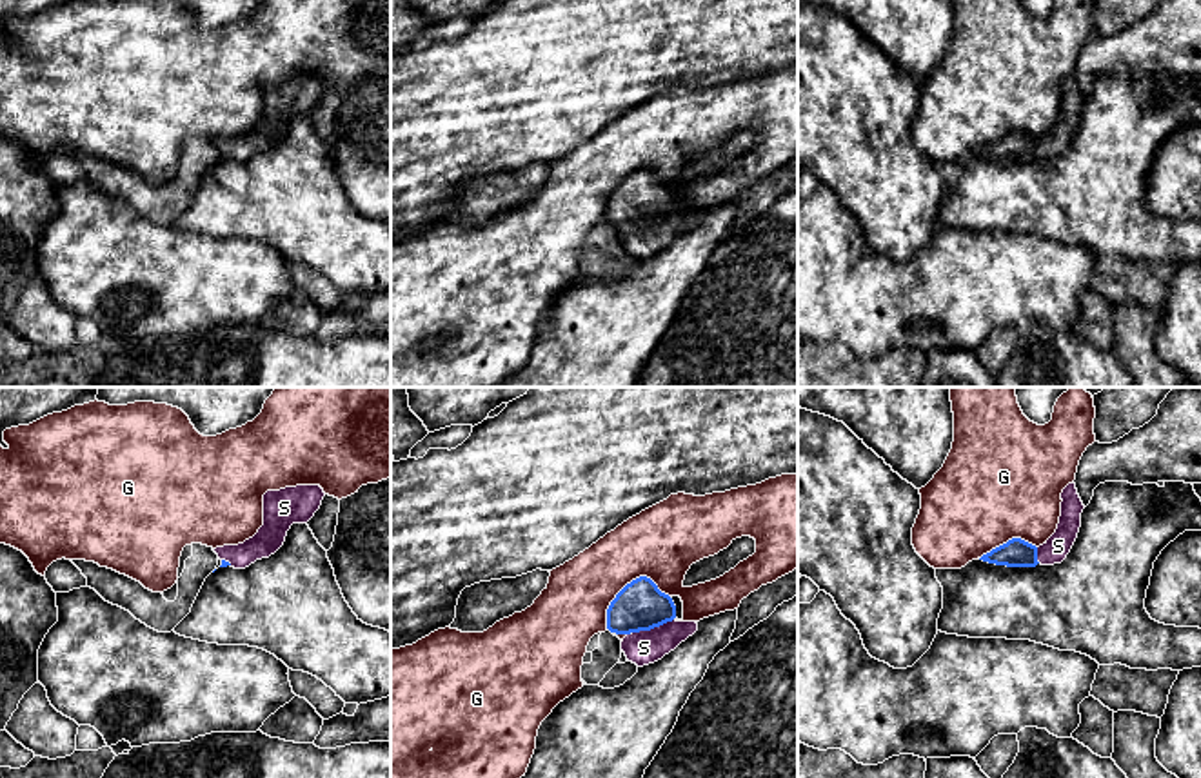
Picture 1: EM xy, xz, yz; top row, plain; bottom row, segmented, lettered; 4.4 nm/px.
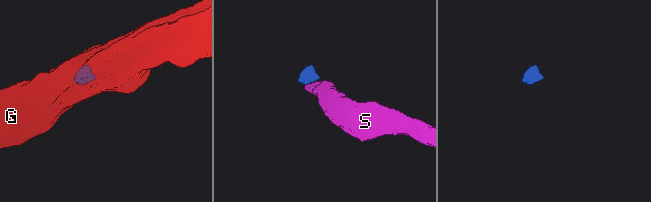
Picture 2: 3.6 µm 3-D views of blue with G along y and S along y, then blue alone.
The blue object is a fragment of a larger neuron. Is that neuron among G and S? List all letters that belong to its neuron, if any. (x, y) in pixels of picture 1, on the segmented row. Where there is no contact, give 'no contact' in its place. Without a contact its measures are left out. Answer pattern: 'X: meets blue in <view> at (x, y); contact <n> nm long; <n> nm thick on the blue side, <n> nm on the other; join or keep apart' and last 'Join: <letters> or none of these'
G: meets blue in xz at (625, 586); contact 320 nm long; 220 nm thick on the blue side, 320 nm on the other; keep apart
S: meets blue in xz at (653, 628); contact 200 nm long; 220 nm thick on the blue side, 150 nm on the other; join
Join: S

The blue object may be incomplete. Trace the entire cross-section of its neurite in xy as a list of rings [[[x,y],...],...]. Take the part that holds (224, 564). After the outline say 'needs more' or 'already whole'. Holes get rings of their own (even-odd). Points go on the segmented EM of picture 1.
[[[296,485],[263,494],[263,525],[238,545],[216,547],[220,567],[245,569],[256,560],[269,558],[285,542],[293,524],[307,524],[320,509],[325,493],[320,485]]]; needs more

